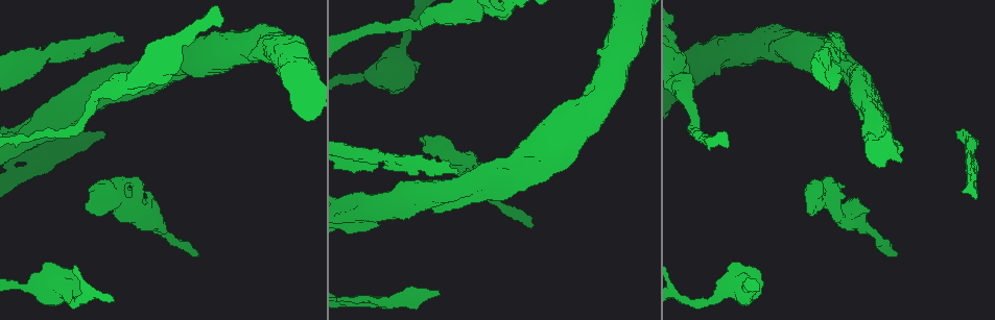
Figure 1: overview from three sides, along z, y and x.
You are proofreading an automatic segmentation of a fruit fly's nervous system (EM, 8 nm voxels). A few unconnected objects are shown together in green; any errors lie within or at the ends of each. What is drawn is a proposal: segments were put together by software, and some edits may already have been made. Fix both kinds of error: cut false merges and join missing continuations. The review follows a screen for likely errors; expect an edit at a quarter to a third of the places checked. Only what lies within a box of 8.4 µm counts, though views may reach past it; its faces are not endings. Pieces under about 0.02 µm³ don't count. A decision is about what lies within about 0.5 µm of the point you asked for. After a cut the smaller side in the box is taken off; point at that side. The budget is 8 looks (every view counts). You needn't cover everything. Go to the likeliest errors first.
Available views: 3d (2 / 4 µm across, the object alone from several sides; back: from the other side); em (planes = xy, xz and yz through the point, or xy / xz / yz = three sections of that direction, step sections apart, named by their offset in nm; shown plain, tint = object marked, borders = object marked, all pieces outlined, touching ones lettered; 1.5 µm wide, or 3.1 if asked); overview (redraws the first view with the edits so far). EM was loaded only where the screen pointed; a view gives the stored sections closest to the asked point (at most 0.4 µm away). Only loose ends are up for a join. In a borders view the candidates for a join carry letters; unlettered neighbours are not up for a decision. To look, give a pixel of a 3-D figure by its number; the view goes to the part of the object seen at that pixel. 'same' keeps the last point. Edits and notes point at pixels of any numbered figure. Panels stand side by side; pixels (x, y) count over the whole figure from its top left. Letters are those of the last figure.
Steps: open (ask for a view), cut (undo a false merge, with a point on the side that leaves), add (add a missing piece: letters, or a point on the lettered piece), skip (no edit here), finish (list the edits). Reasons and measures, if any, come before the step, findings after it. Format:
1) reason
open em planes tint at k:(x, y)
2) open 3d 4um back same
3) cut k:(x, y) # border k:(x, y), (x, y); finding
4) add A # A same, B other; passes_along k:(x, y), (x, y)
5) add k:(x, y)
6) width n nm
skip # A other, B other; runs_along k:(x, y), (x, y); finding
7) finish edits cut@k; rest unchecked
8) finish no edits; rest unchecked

an open end
open em planes borders at 1:(531, 227)

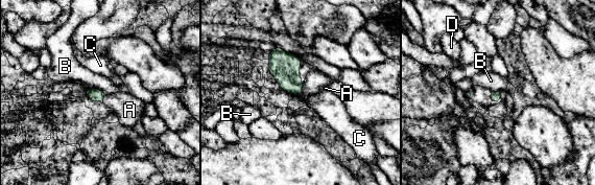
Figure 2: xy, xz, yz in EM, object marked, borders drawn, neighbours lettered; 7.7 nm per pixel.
add A # A same, B other, C other, D other; it goes on there

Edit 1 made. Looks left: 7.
branch stops here
open em planes borders at 1:(103, 131)

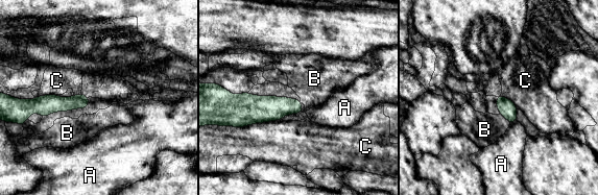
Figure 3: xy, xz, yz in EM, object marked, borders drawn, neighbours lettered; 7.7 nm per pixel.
longest_contact C 380 nm
add B # A other, B same, C other; it goes on there

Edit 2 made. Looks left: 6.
thick end
open em planes tint at 1:(102, 183)

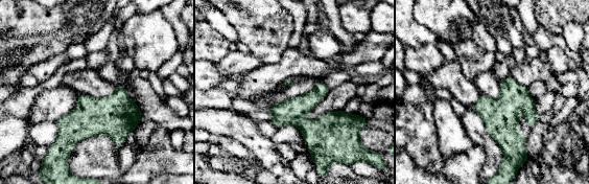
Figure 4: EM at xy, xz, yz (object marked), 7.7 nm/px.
open em planes borders same

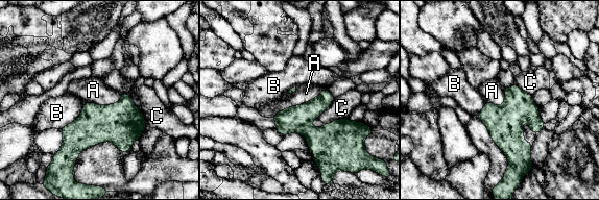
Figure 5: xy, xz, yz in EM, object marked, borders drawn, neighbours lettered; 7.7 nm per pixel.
longest_contact A 480 nm
skip # A other, B other, C other; no lettered piece goes on from it

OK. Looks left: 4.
finish edits add@2, add@3; rest unchecked

